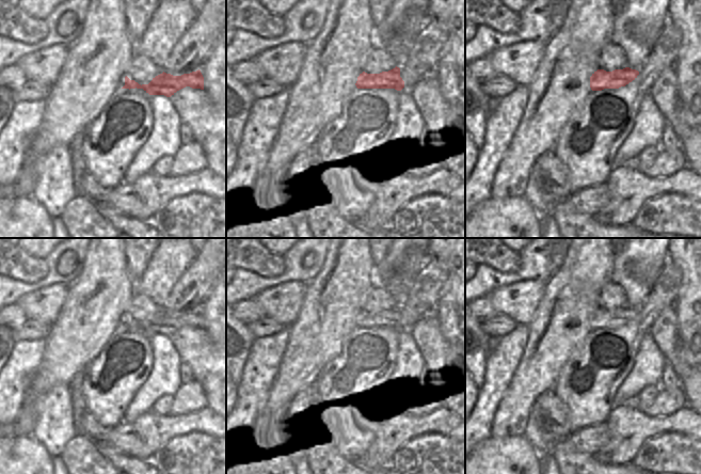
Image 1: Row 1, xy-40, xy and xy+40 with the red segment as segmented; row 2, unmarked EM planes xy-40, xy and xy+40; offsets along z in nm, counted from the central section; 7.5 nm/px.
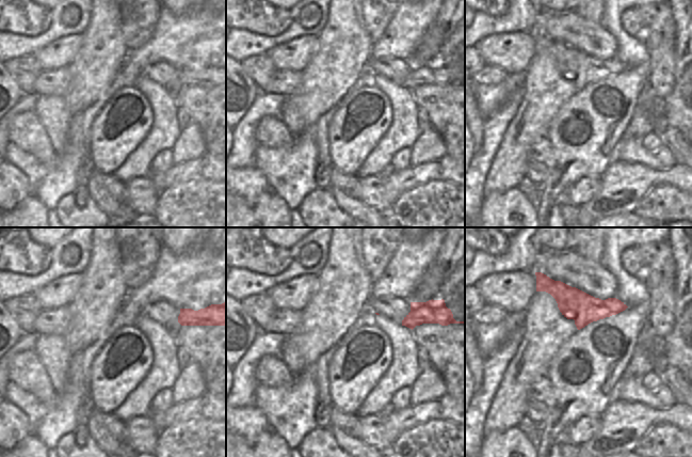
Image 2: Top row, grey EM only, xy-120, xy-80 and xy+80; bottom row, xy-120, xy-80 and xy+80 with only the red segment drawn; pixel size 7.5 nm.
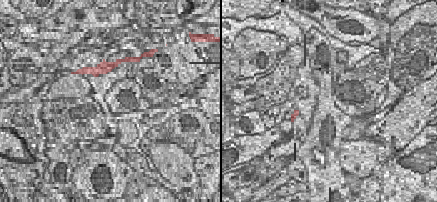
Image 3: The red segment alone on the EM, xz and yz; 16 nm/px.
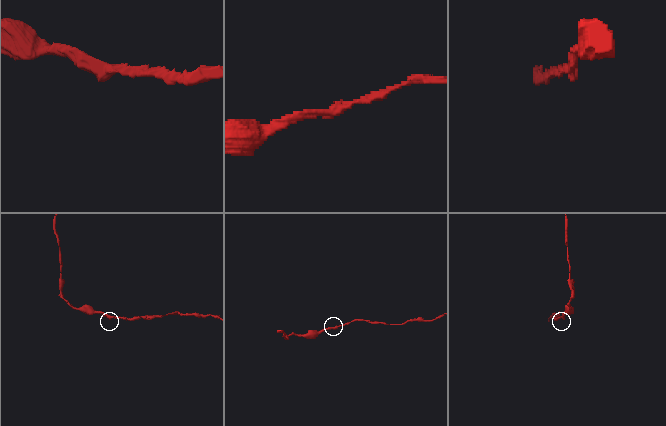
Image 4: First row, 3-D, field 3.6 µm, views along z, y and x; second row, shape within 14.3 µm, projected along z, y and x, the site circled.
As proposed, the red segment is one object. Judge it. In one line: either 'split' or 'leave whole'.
leave whole

